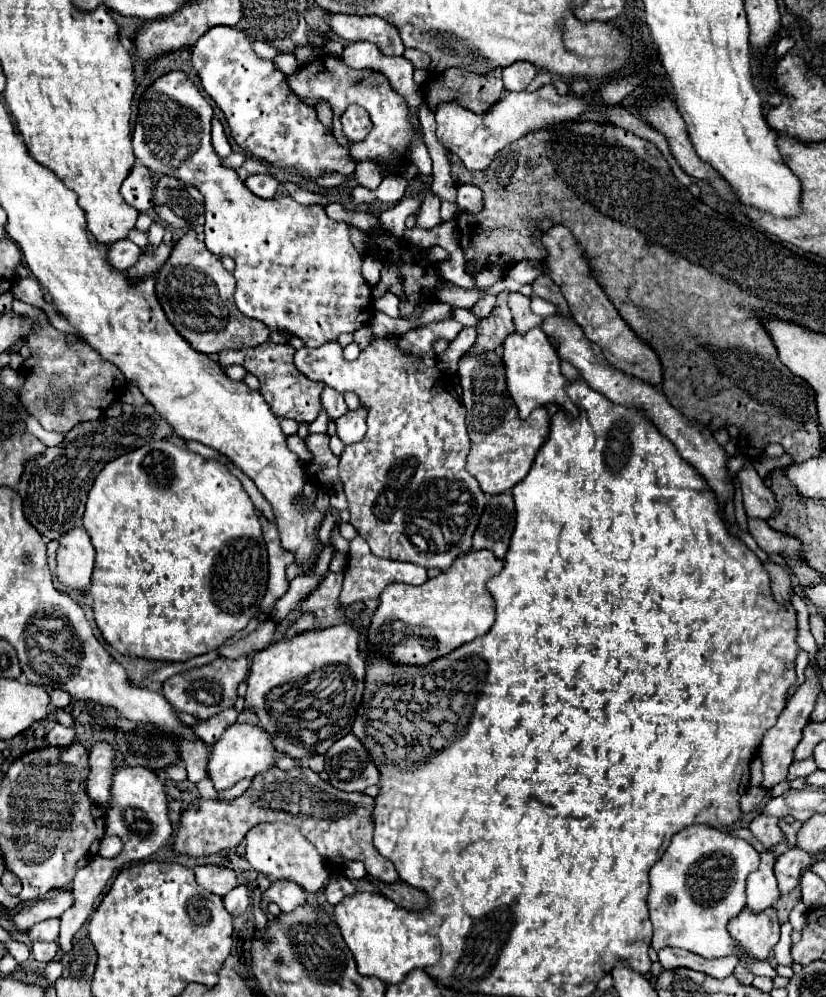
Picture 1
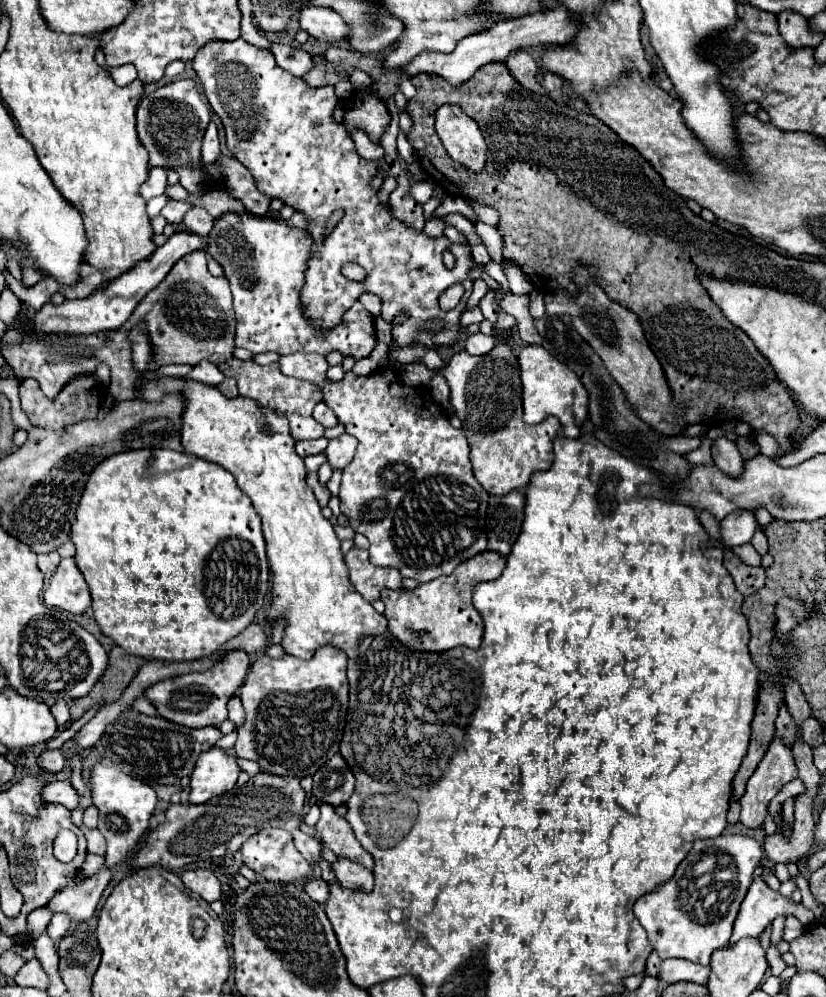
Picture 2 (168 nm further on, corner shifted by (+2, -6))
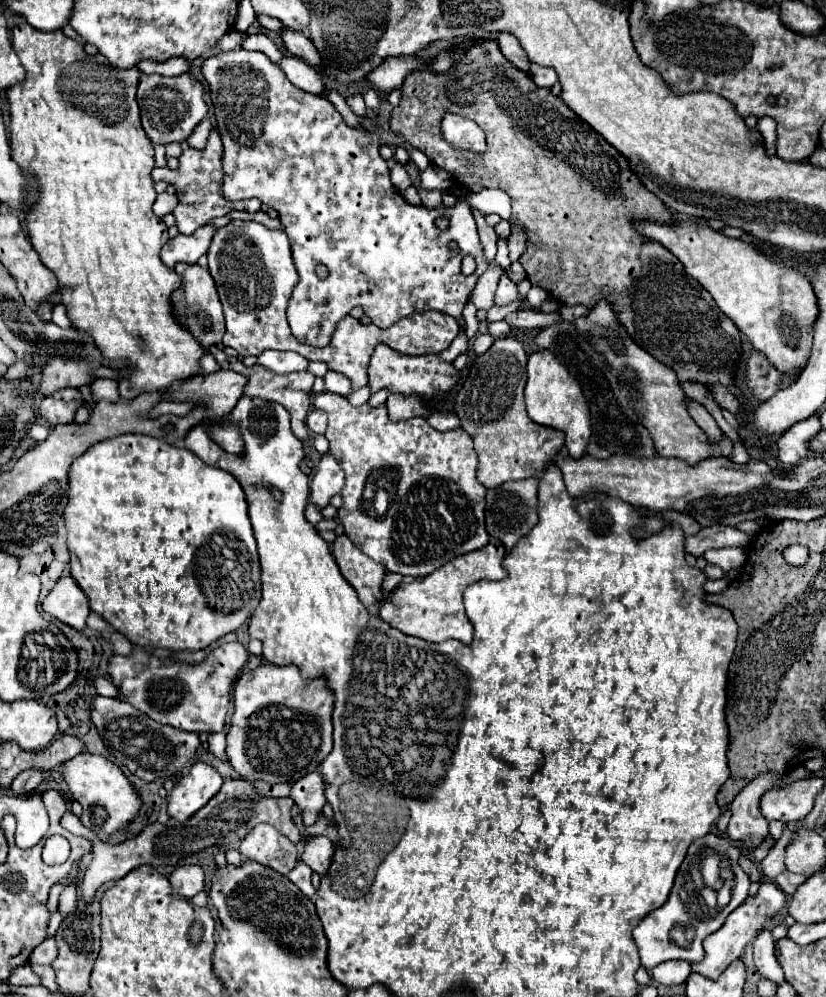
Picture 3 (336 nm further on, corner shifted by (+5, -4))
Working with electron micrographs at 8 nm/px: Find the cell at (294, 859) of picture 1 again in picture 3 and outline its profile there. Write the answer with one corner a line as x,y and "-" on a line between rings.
259,824
255,826
239,844
241,856
249,860
257,860
279,874
289,874
295,864
299,862
297,846
275,826
271,824

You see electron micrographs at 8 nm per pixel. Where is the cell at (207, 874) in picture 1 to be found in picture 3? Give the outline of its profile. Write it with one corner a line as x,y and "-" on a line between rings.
179,866
169,874
169,882
175,894
183,898
193,898
205,888
205,876
201,866

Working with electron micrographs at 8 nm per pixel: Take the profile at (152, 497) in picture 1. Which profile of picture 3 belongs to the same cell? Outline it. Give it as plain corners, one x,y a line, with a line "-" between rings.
123,434
117,438
109,438
97,442
77,458
69,470
69,490
67,490
67,506
65,506
65,528
67,528
67,546
70,554
70,570
73,580
89,598
89,608
103,616
117,632
125,634
135,646
145,650
201,650
207,648
217,638
235,632
243,622
249,620
255,606
261,598
261,582
259,582
259,556
257,544
253,538
251,522
247,518
247,502
245,492
241,490
239,482
221,468
213,468
203,464
193,452
187,448
177,448
163,440
143,436
143,434

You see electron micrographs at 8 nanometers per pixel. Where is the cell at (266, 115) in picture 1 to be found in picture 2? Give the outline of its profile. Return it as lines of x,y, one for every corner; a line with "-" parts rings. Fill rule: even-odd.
242,38
234,42
224,42
224,40
208,42
202,48
202,52
198,52
196,58
192,60
192,68
202,80
204,94
212,110
220,116
224,124
228,150
252,172
258,190
270,198
284,200
296,210
308,214
308,218
312,220
312,224
308,226
308,232
314,236
314,260
310,260
310,268
306,270
306,284
302,288
302,304
306,304
306,314
312,320
316,320
318,326
332,328
332,324
336,324
342,318
342,312
346,312
362,292
374,292
382,298
382,318
386,322
392,324
392,318
402,310
410,314
408,322
400,326
392,324
392,336
398,346
408,346
414,340
422,340
428,348
454,344
454,340
458,338
458,318
462,310
466,308
466,302
472,294
472,282
468,280
468,270
472,264
470,246
450,244
446,236
436,240
426,238
424,232
418,232
400,224
392,216
388,206
380,206
376,198
376,190
370,188
370,178
376,174
378,164
362,160
356,154
354,142
350,136
346,136
346,130
342,128
342,124
332,122
332,110
336,108
334,86
322,86
322,88
308,86
302,78
296,78
290,72
282,70
276,64
272,52
256,48
-
336,208
344,208
344,218
334,226
334,230
328,236
324,236
326,222
-
444,250
450,250
454,254
456,270
448,270
444,266
442,262
-
344,262
354,262
362,266
366,272
366,278
362,282
346,278
340,272
-
456,282
464,286
464,296
454,310
444,312
438,306
438,296
-
428,320
442,320
444,322
442,330
436,334
430,334
430,330
424,328

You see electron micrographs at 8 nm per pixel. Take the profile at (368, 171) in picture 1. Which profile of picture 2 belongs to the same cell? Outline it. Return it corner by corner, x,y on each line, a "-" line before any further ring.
354,132
354,142
356,142
356,152
360,158
364,160
380,160
384,150
382,146
376,146
376,144
370,144
370,140
366,140
366,136
362,136
362,132

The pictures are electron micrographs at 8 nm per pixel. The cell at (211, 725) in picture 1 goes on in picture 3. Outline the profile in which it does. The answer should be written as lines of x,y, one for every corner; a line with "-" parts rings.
97,696
91,704
91,722
99,730
99,736
103,738
107,750
115,756
115,760
123,764
133,776
147,782
179,774
201,746
197,734
187,734
171,726
153,722
151,718
147,718
147,714
117,698

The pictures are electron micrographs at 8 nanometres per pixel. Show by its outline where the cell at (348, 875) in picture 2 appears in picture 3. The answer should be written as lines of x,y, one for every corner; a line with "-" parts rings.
309,836
305,840
305,848
301,860
317,874
327,874
331,866
331,854
335,852
335,844
327,836

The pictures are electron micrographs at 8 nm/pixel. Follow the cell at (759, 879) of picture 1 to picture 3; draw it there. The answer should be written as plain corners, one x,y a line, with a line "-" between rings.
763,882
759,886
759,892
755,898
747,898
743,902
743,906
739,906
737,910
733,910
731,916
727,916
727,922
713,934
709,934
703,940
703,950
705,950
705,958
701,962
693,962
691,964
691,972
697,972
709,980
719,978
719,974
737,958
741,958
743,948
755,940
755,936
765,928
763,924
767,924
769,920
777,918
783,912
783,906
787,902
787,896
773,884
773,882

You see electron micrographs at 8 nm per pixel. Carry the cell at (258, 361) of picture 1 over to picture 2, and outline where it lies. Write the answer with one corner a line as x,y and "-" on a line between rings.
232,358
224,364
224,376
234,378
238,382
238,392
242,396
256,400
264,408
272,408
278,416
284,416
290,424
290,434
294,436
294,440
314,440
314,438
324,436
322,424
318,424
312,416
314,406
322,400
322,392
314,384
306,384
298,378
284,376
280,372
278,362
268,364
268,366
260,366
254,360

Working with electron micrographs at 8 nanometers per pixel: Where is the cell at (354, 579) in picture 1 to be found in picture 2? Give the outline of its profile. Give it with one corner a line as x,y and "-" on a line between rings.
352,548
344,556
344,564
348,568
352,586
362,594
366,602
378,600
382,588
394,588
394,590
404,588
402,586
404,576
394,568
374,568
374,564
370,564
368,560
366,550

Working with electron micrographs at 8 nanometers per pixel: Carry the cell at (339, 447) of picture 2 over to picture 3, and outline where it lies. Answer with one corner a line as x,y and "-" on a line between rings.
325,454
315,470
313,480
311,480
309,500
319,510
323,510
329,504
329,500
343,490
343,486
345,486
345,474
339,468
339,462
335,462
335,458

